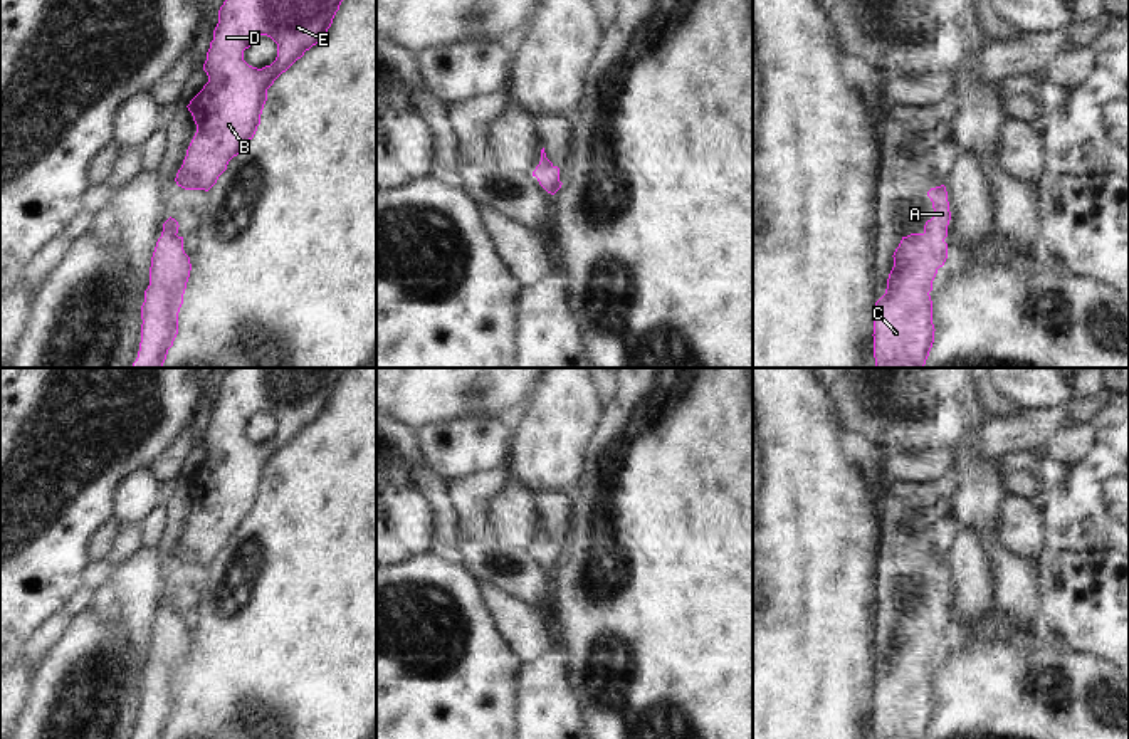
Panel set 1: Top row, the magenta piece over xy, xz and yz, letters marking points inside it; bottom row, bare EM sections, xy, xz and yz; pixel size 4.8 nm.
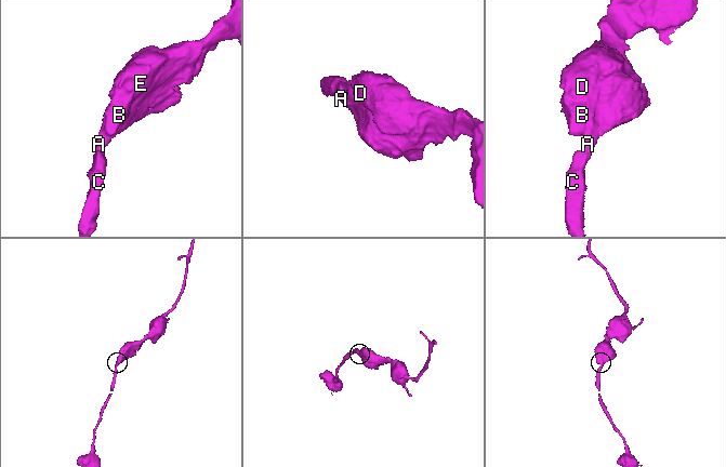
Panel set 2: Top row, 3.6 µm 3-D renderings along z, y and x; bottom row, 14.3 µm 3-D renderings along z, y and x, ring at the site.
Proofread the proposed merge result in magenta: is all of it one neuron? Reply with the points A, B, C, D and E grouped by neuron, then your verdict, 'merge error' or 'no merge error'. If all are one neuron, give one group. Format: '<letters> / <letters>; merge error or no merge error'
A B C D E; no merge error

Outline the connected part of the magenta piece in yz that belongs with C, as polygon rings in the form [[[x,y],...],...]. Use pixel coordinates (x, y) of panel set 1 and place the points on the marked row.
[[[946,186],[927,191],[932,202],[932,218],[922,233],[902,237],[894,252],[894,267],[887,279],[885,294],[875,302],[874,311],[874,358],[875,368],[922,368],[934,343],[932,324],[932,280],[948,259],[948,225],[951,220]]]

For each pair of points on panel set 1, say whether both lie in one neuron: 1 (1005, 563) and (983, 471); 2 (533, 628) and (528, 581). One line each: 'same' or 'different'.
1: same
2: different

